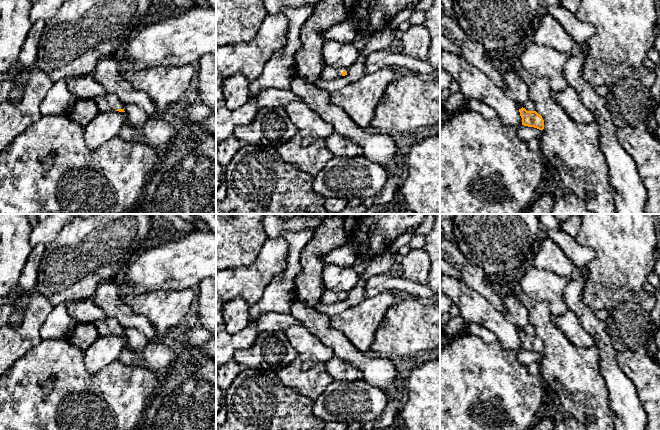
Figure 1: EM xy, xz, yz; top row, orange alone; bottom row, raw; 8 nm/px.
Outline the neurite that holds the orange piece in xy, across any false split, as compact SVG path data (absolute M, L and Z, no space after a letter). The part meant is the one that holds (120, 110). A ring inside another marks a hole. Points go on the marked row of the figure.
M107 92L104 96L95 99L95 103L99 109L99 112L108 112L108 111L124 111L124 104L120 102L118 97L113 94Z

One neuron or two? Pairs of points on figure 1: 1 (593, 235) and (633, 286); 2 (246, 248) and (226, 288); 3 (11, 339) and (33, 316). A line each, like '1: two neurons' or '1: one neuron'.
1: one neuron
2: two neurons
3: one neuron

